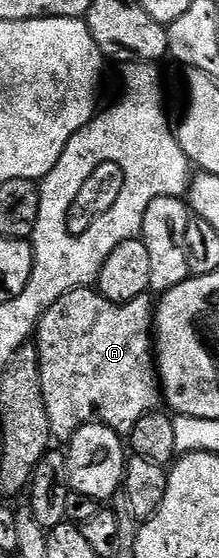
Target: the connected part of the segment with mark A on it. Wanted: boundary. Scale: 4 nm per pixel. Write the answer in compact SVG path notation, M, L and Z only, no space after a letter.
M96 289L72 290L64 294L37 324L35 345L39 352L39 368L43 384L43 404L47 408L49 433L54 439L68 440L88 422L98 422L115 433L128 436L143 416L162 405L163 395L155 369L155 306L148 297L127 304L115 304Z

